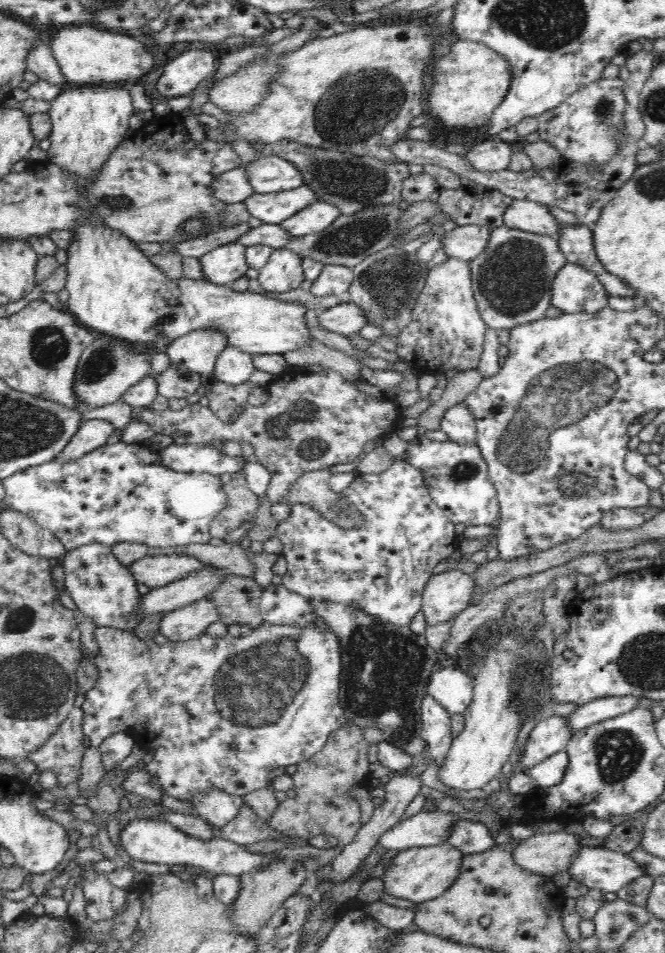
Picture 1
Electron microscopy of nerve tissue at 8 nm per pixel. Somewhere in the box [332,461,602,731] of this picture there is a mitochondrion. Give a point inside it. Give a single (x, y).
(527, 684)

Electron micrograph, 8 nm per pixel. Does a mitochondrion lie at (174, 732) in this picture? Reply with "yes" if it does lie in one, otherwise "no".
no

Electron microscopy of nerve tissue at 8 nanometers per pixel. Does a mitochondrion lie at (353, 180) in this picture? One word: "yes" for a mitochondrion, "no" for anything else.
yes

